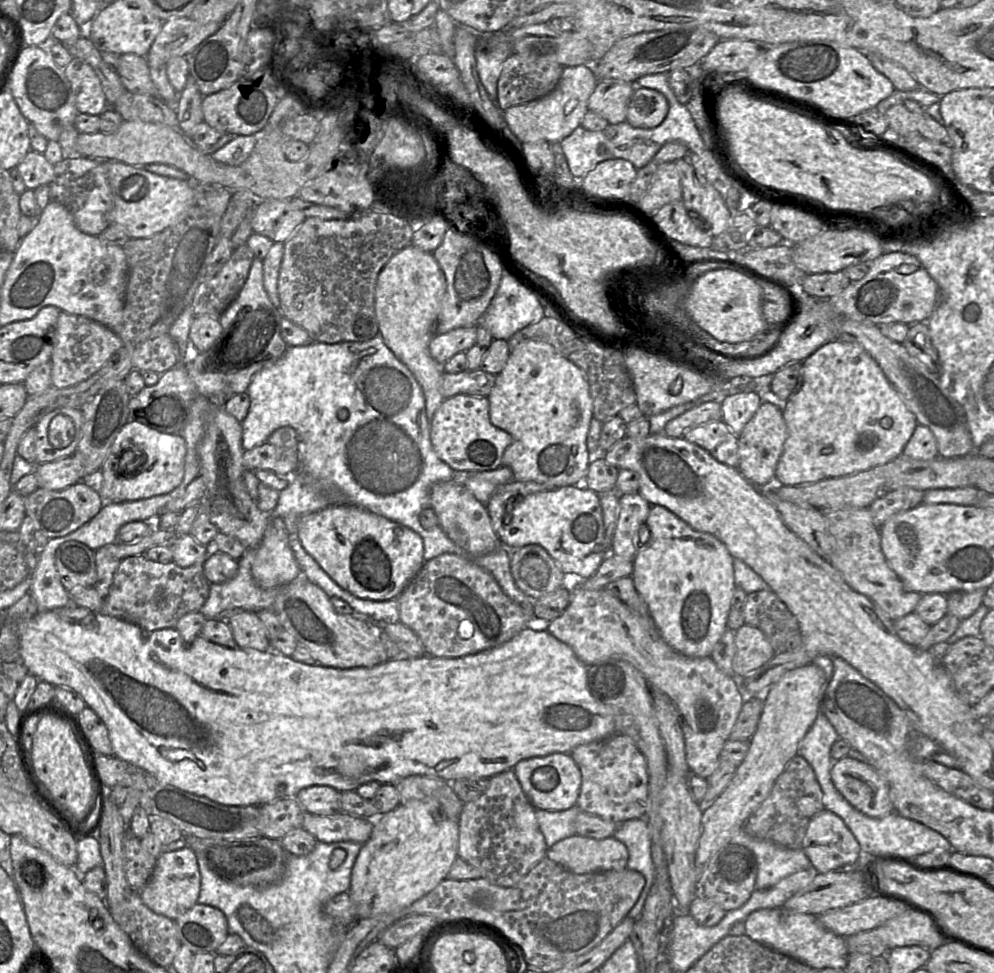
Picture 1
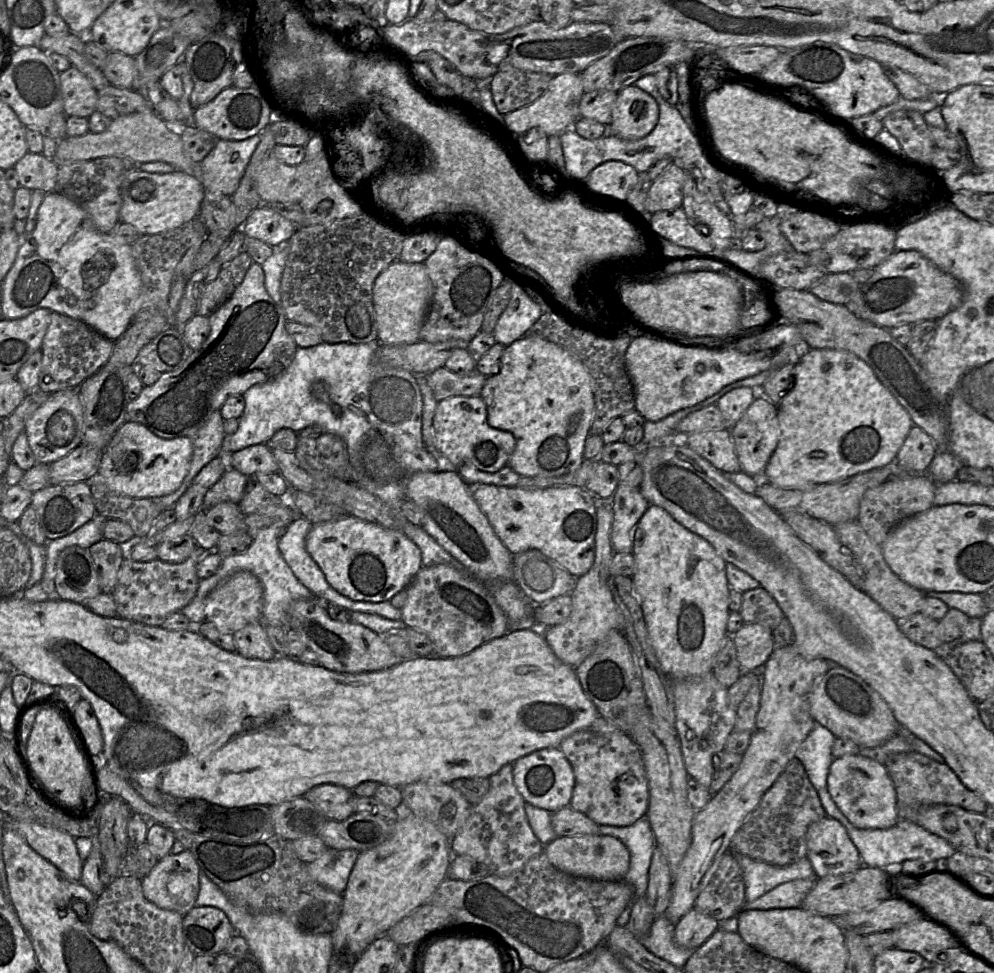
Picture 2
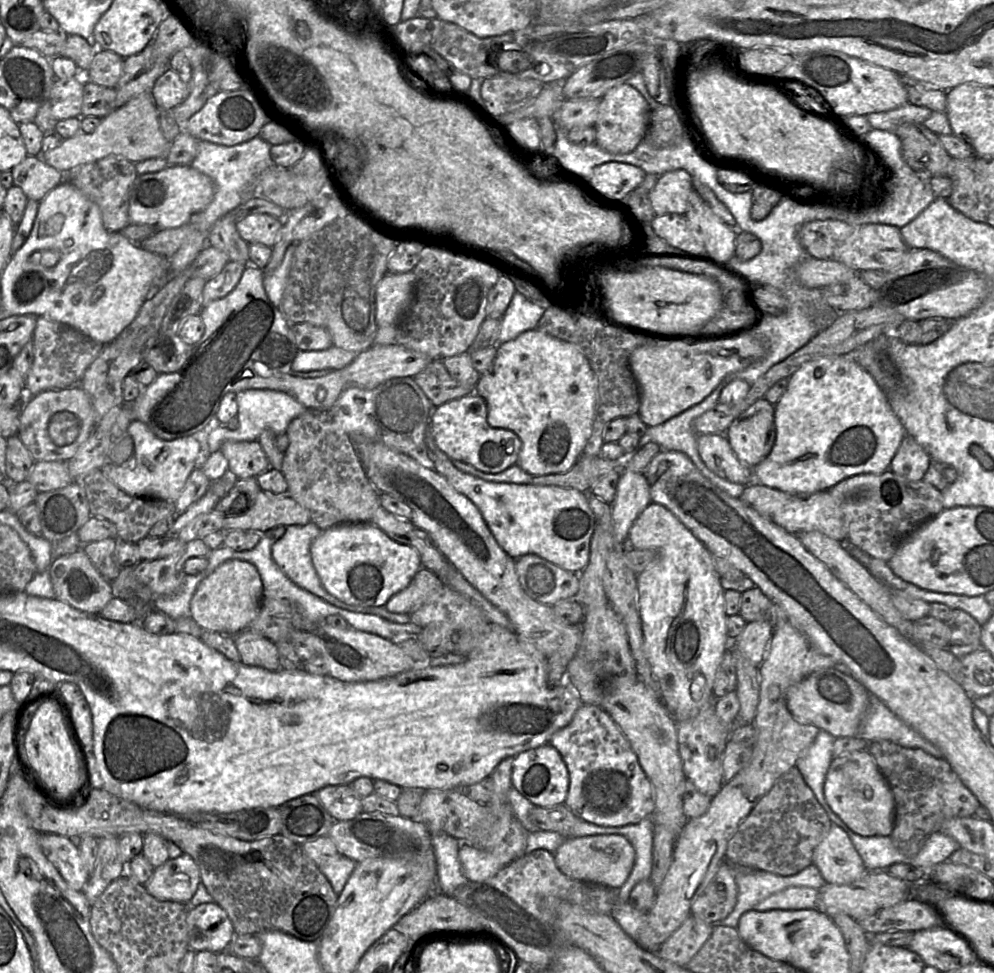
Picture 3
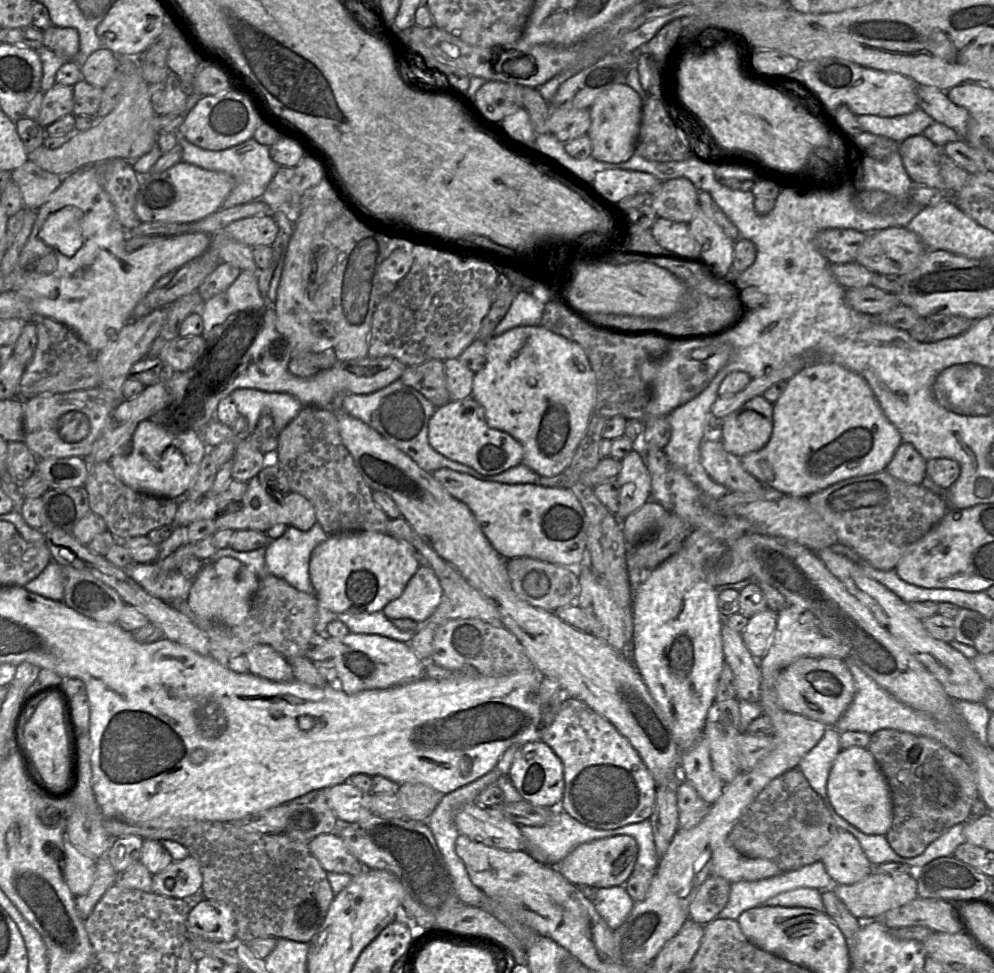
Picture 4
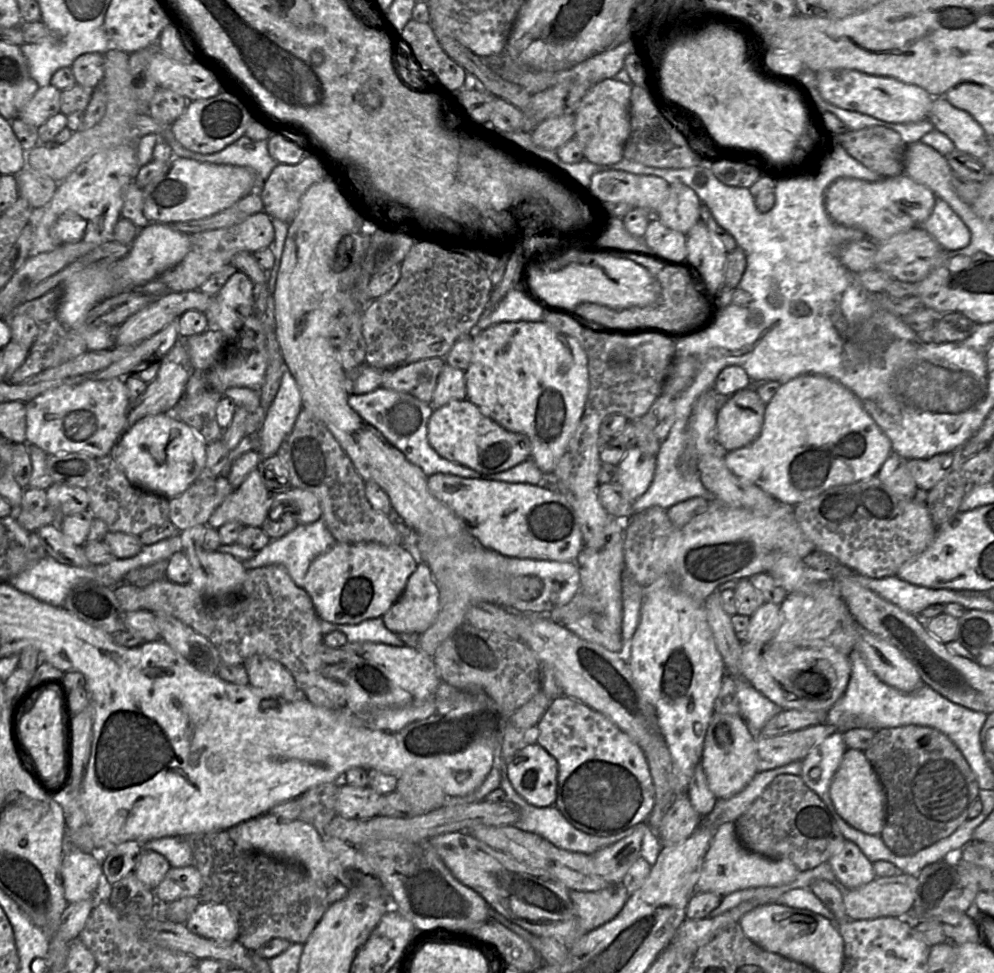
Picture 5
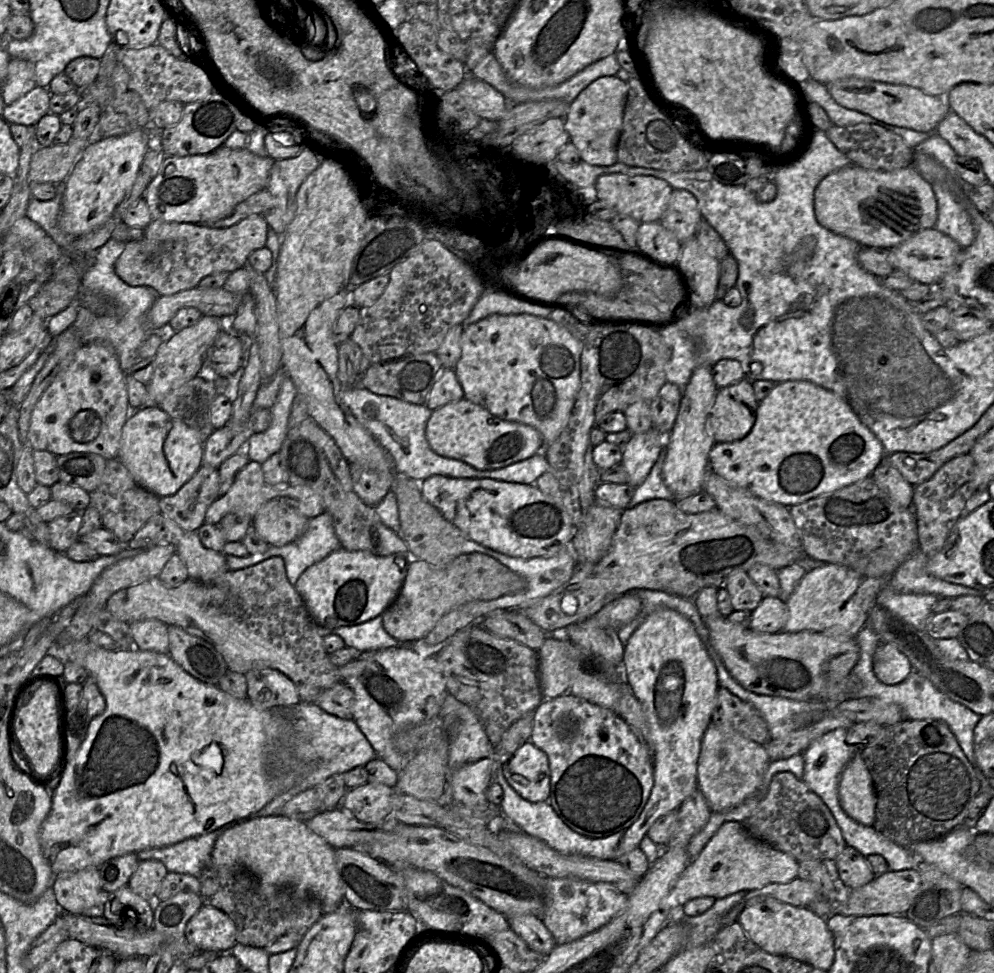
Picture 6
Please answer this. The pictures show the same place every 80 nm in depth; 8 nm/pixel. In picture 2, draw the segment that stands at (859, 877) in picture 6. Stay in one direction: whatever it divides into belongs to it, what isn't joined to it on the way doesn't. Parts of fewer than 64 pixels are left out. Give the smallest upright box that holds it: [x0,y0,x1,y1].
[806,816,863,878]

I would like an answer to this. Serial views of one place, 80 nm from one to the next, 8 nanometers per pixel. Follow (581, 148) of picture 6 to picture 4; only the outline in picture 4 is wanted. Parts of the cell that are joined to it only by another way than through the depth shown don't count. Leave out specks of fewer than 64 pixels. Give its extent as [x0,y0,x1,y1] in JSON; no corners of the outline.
[587,84,643,163]

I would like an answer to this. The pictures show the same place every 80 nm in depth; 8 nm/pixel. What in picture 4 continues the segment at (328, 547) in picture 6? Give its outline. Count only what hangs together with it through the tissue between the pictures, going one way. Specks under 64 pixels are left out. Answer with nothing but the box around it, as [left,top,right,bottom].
[265,522,328,595]

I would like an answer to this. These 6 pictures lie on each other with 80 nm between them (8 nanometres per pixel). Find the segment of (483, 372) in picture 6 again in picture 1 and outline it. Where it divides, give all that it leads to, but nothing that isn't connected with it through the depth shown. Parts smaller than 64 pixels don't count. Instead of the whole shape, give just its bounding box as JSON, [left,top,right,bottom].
[487,340,593,487]

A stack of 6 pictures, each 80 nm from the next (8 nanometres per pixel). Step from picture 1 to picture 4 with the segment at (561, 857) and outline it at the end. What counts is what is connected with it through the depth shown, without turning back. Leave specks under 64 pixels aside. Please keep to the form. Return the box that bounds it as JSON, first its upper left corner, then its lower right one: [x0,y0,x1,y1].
[555,835,638,888]

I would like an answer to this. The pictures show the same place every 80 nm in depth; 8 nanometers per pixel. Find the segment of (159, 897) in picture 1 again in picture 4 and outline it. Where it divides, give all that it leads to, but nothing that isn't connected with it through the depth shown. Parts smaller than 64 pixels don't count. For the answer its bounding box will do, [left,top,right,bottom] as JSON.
[152,855,202,898]

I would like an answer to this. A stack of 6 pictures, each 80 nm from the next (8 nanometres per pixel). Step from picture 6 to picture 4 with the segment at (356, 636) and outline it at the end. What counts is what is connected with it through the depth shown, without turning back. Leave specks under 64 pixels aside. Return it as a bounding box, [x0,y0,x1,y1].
[338,611,417,643]

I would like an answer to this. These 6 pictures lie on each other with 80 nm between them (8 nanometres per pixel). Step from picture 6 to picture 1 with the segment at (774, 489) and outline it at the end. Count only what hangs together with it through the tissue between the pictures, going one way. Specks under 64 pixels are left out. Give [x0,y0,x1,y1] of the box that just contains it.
[774,340,918,486]

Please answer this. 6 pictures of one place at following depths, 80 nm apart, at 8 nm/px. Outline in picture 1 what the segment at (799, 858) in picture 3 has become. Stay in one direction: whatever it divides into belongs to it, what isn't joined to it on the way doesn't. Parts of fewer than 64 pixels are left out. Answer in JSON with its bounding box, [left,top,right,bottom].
[742,754,823,849]

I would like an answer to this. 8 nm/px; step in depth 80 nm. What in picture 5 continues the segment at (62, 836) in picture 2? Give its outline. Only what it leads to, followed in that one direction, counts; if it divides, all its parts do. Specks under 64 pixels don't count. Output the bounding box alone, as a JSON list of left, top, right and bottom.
[61,849,102,904]

